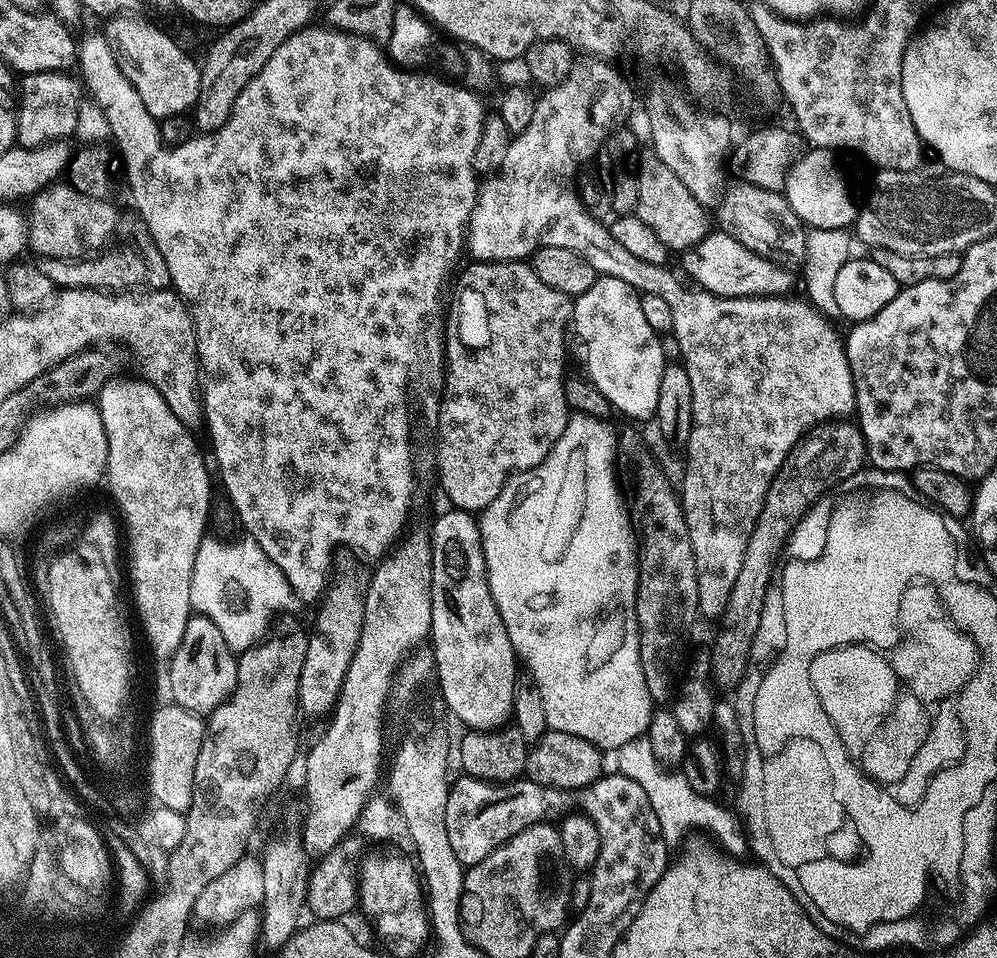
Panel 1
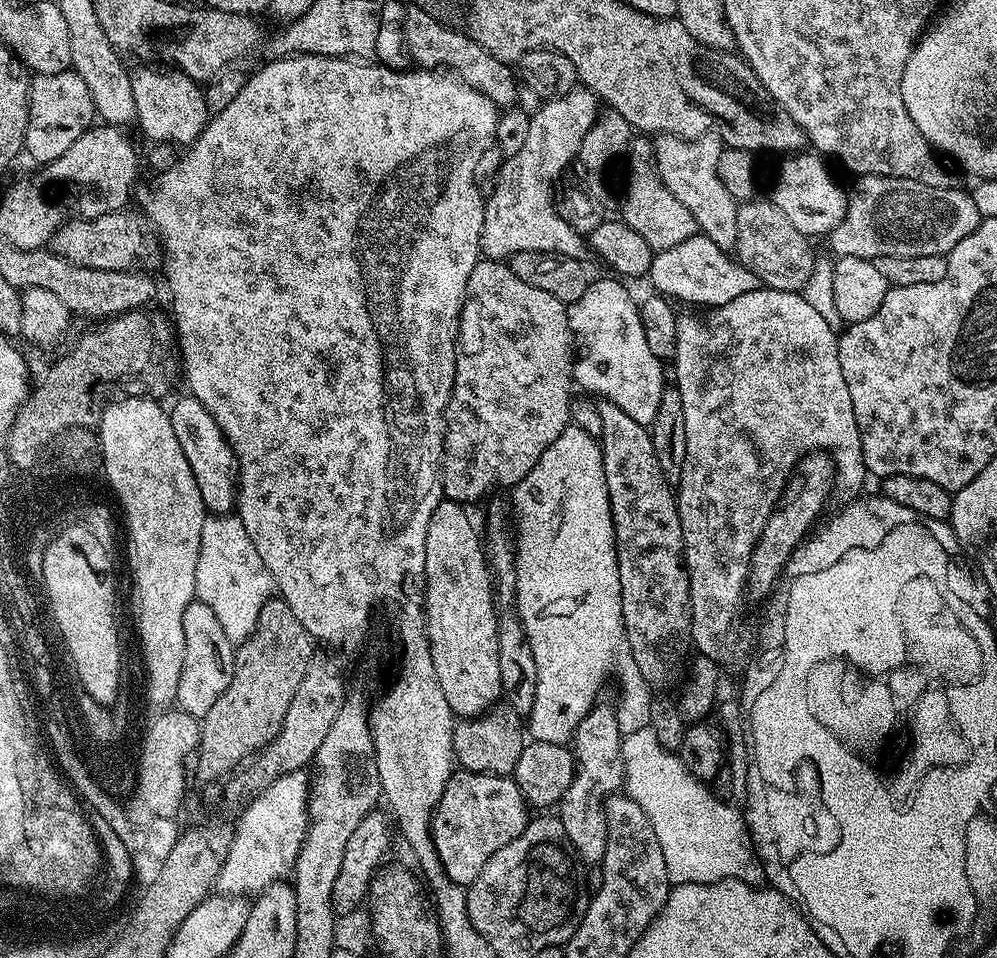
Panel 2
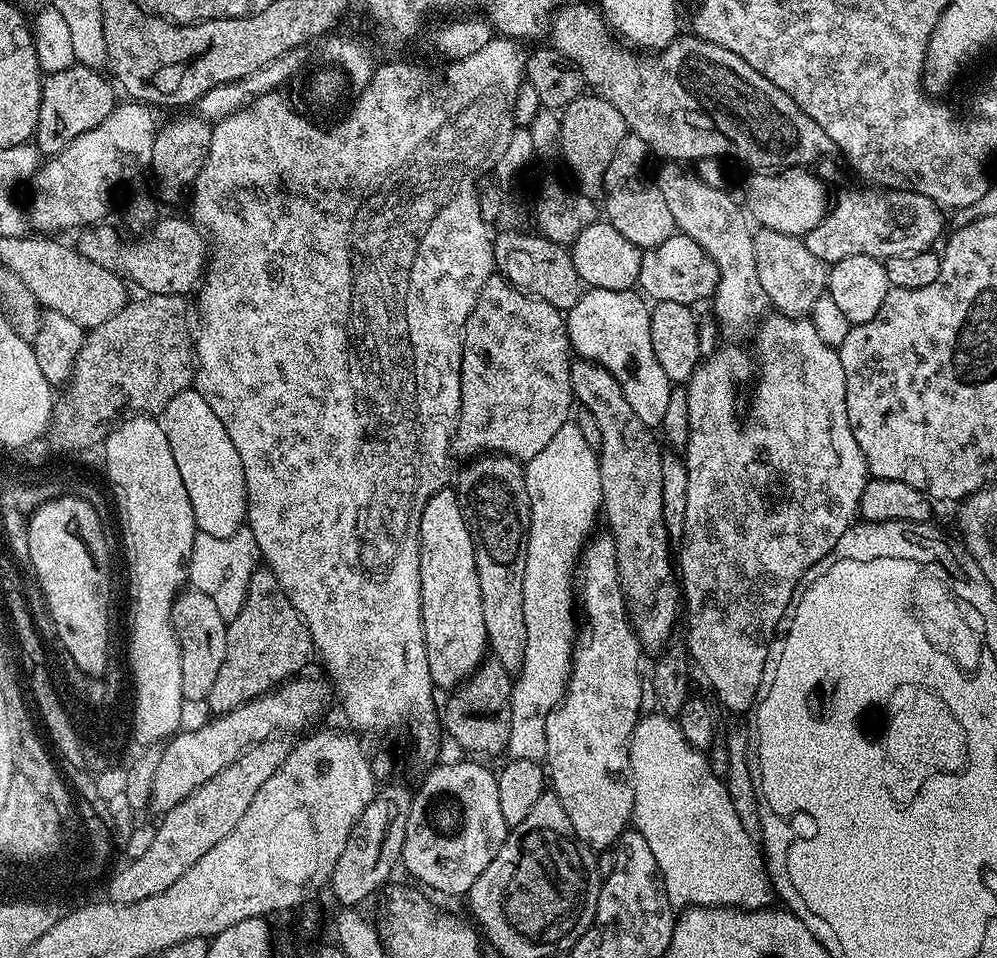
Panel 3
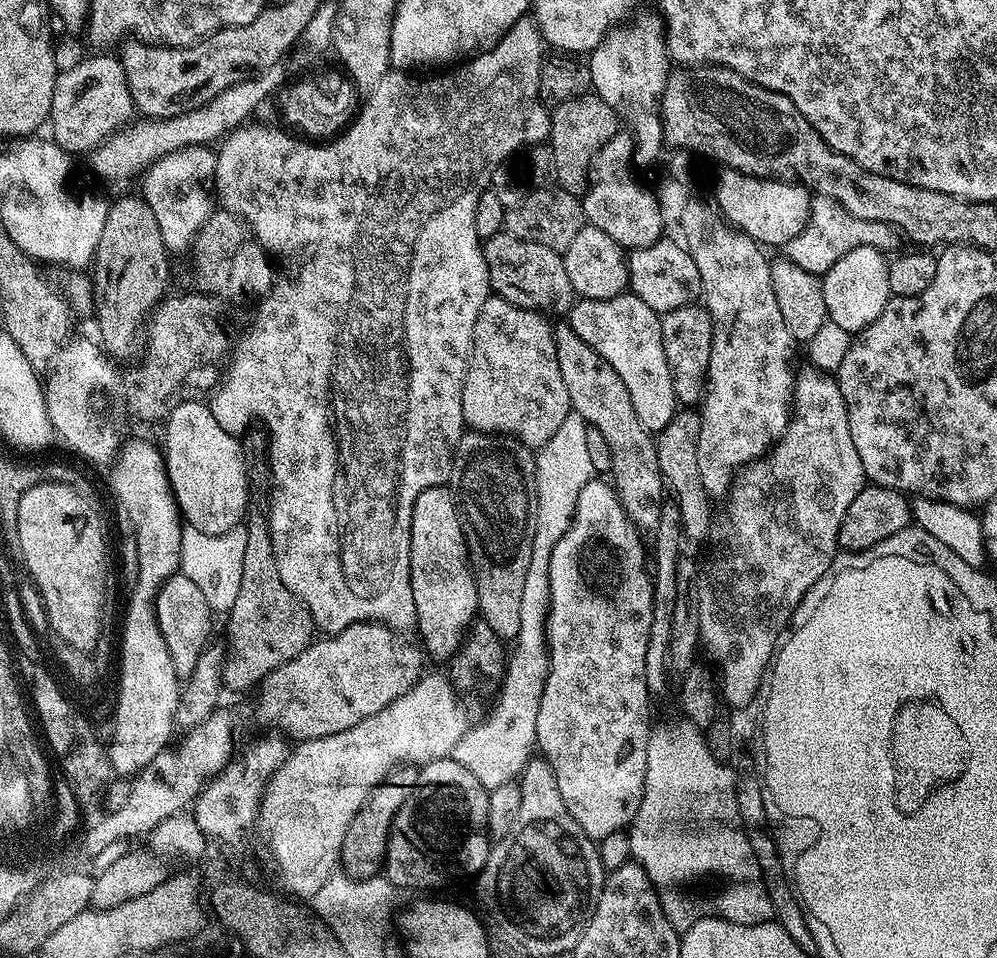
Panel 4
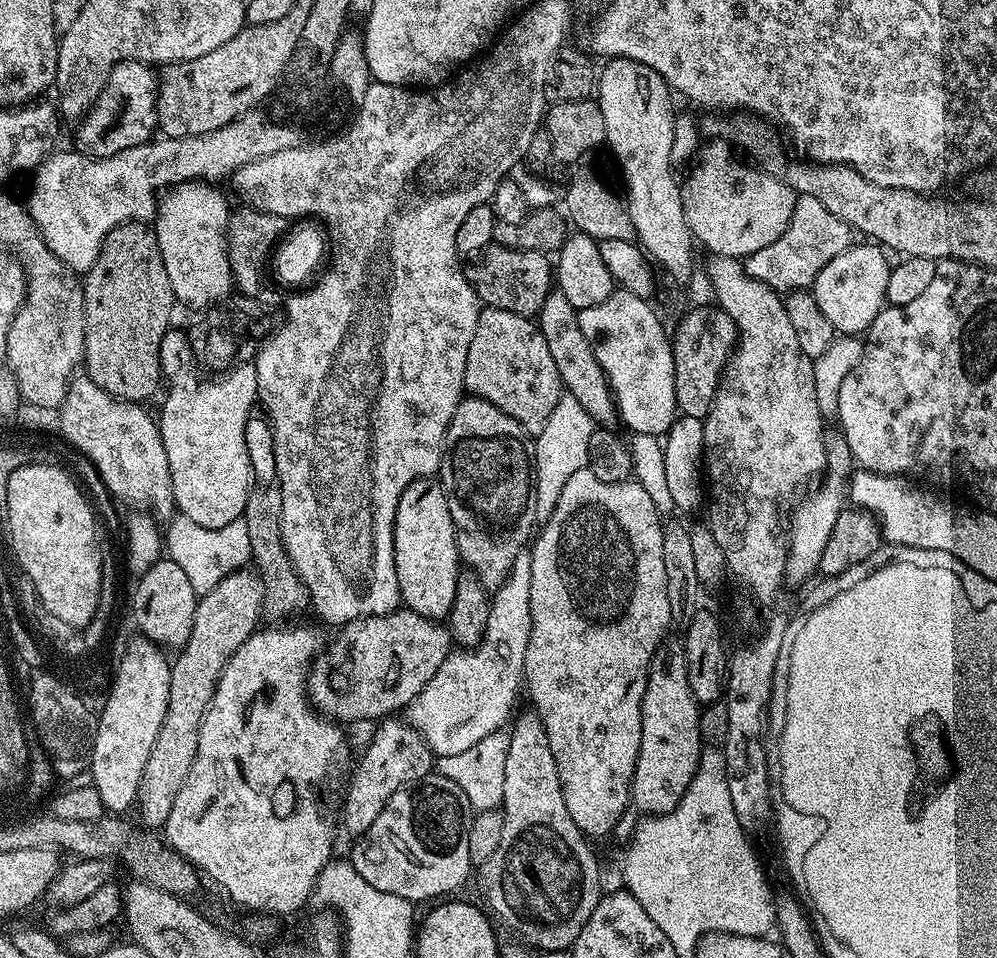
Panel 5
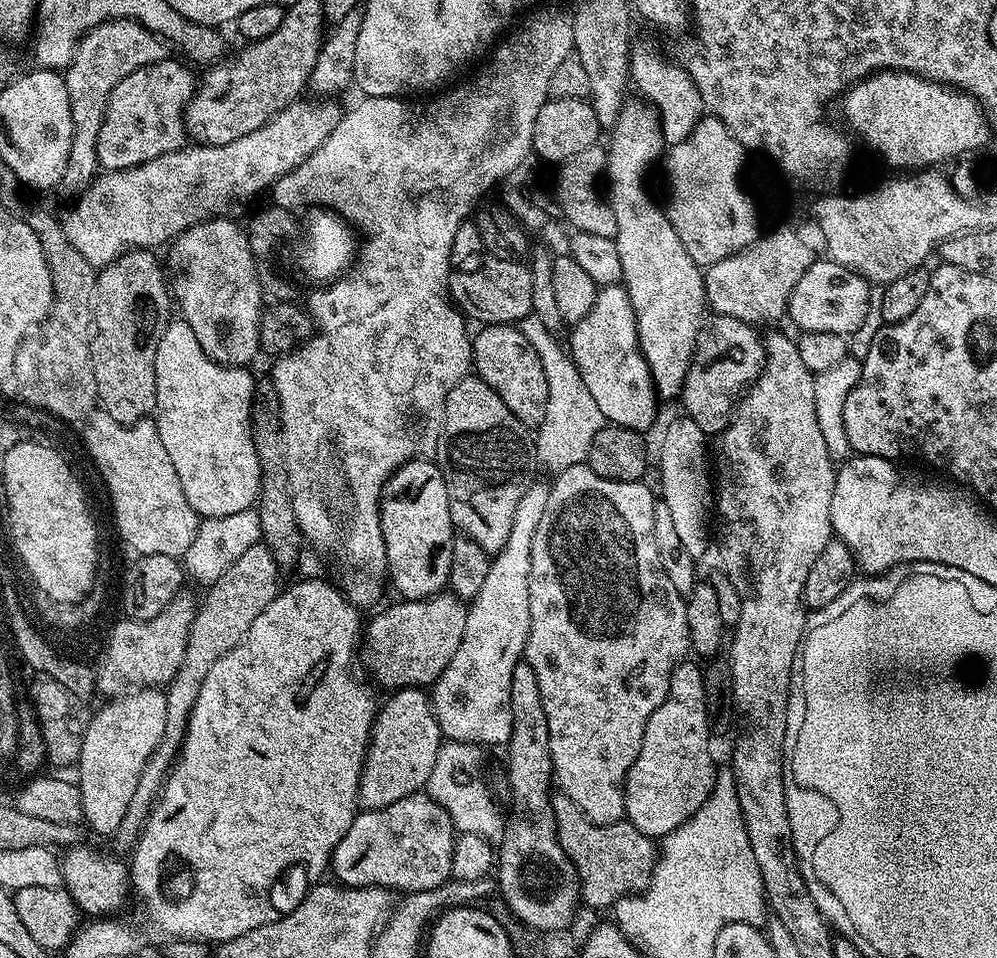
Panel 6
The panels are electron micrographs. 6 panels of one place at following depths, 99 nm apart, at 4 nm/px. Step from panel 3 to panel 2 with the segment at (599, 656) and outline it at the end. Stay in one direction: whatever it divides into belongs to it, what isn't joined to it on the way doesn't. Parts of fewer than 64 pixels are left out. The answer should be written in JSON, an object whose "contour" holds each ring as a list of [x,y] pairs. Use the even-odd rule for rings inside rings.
{"contour":[[[597,703],[596,707],[590,709],[586,718],[576,724],[576,730],[570,737],[570,747],[576,761],[576,777],[570,782],[566,794],[560,799],[558,815],[562,822],[562,830],[566,830],[566,838],[572,843],[572,851],[577,857],[580,856],[586,863],[592,866],[599,865],[606,854],[606,818],[604,817],[604,801],[606,791],[620,790],[624,788],[624,763],[620,757],[620,741],[622,733],[618,726],[615,707],[610,703]]]}

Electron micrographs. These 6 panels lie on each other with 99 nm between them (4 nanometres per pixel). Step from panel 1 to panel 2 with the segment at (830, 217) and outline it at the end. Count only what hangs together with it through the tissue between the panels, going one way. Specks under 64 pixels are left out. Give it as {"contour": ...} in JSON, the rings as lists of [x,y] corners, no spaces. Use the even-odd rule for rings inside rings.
{"contour":[[[800,152],[792,157],[781,159],[784,161],[780,164],[780,173],[776,176],[776,185],[772,188],[770,199],[804,236],[823,237],[832,232],[834,226],[838,226],[845,217],[848,209],[848,194],[832,176],[826,164],[828,162],[819,153],[806,153]]]}

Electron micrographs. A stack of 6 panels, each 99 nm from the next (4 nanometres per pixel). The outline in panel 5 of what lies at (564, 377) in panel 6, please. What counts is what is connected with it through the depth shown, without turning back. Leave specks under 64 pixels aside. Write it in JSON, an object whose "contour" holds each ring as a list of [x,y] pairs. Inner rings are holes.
{"contour":[[[564,394],[554,408],[554,414],[550,414],[546,426],[541,432],[535,433],[534,491],[537,517],[551,516],[566,482],[570,482],[570,478],[578,474],[578,470],[587,468],[590,434],[595,432],[597,427],[588,413],[587,403],[581,400],[579,395]]]}

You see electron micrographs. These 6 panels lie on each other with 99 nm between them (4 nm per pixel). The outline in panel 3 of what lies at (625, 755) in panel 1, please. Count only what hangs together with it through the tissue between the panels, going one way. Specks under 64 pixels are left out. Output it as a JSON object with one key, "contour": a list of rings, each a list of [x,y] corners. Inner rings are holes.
{"contour":[[[652,710],[649,714],[641,715],[636,722],[636,728],[632,731],[630,738],[630,779],[632,781],[632,789],[634,790],[634,810],[632,811],[632,824],[635,831],[642,834],[642,838],[646,838],[647,845],[654,852],[654,862],[660,871],[660,878],[664,882],[664,893],[668,896],[668,902],[673,909],[683,910],[685,908],[719,908],[721,906],[731,906],[734,908],[743,908],[751,910],[753,908],[766,908],[773,903],[774,889],[772,887],[772,879],[768,876],[768,866],[762,855],[761,849],[754,845],[754,838],[750,834],[746,834],[746,830],[742,826],[742,822],[738,822],[738,813],[734,810],[734,802],[730,802],[730,794],[728,793],[727,783],[718,774],[714,774],[714,770],[710,770],[707,755],[701,749],[695,748],[686,740],[682,730],[679,728],[677,721],[671,716],[665,716],[659,710]]]}

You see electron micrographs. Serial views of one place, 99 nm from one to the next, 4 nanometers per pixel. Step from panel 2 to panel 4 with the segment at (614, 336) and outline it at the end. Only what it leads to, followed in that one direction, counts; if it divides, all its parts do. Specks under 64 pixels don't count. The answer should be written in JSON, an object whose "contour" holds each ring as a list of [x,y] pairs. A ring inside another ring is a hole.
{"contour":[[[628,290],[605,300],[577,299],[566,313],[574,334],[618,370],[618,378],[622,378],[626,390],[630,390],[630,402],[634,402],[638,422],[653,434],[659,434],[678,411],[670,366],[666,366],[666,352],[662,350],[660,318],[661,313],[650,310],[642,298]]]}

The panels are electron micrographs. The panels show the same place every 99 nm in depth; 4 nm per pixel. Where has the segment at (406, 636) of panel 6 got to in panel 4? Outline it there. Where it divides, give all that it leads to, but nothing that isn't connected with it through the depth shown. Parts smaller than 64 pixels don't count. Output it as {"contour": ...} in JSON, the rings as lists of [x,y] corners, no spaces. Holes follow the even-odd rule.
{"contour":[[[364,621],[352,623],[346,630],[320,638],[324,640],[312,641],[306,650],[302,650],[290,662],[275,668],[262,681],[254,710],[255,718],[266,726],[274,724],[282,728],[280,730],[283,733],[298,742],[328,737],[358,725],[363,719],[388,706],[395,698],[401,697],[423,675],[422,668],[426,661],[423,649],[415,641],[412,643],[402,636],[405,635],[384,624]]]}

